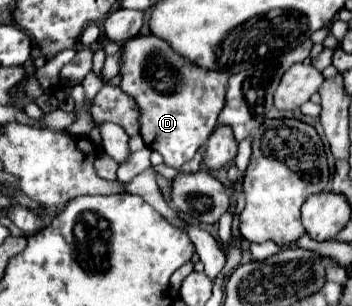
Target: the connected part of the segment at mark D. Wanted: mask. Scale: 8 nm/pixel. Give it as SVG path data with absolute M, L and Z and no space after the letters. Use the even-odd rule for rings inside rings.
M138 35L122 45L122 61L120 61L120 89L130 95L136 105L138 105L138 121L140 121L140 135L144 143L152 149L158 151L164 157L164 165L168 167L182 167L186 161L194 157L200 145L204 145L214 131L218 113L224 107L224 95L226 95L226 85L228 85L228 73L218 73L218 71L206 71L178 53L170 49L168 43L160 41L154 35Z

